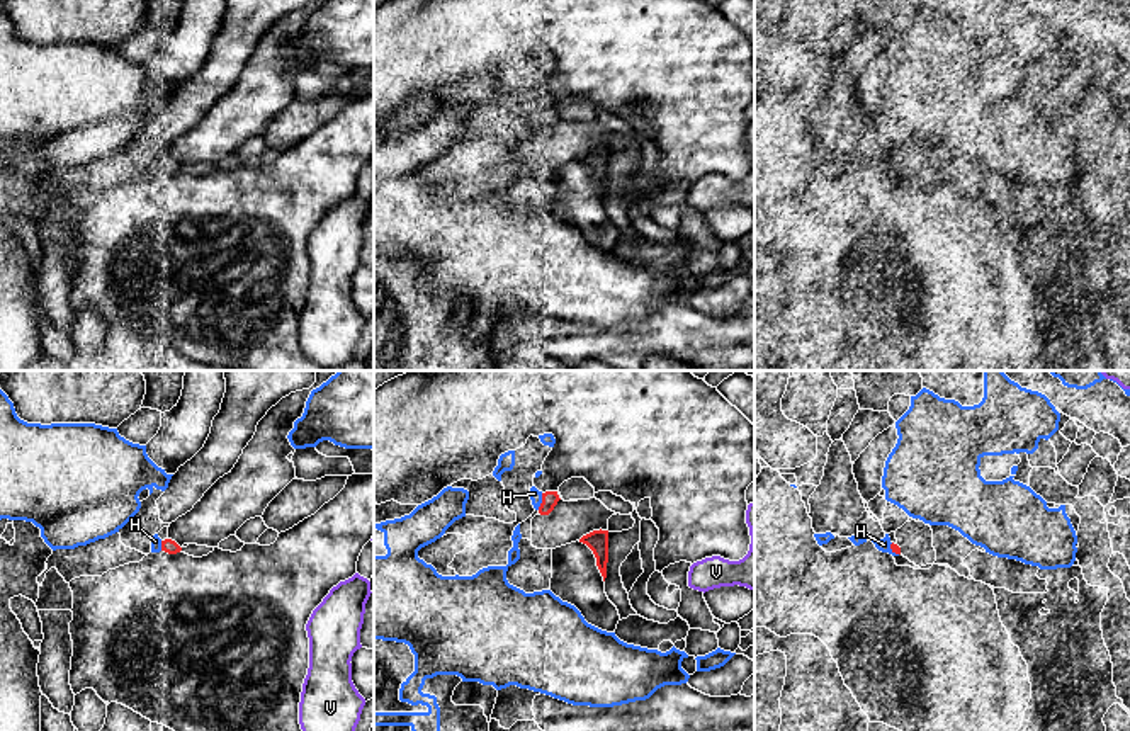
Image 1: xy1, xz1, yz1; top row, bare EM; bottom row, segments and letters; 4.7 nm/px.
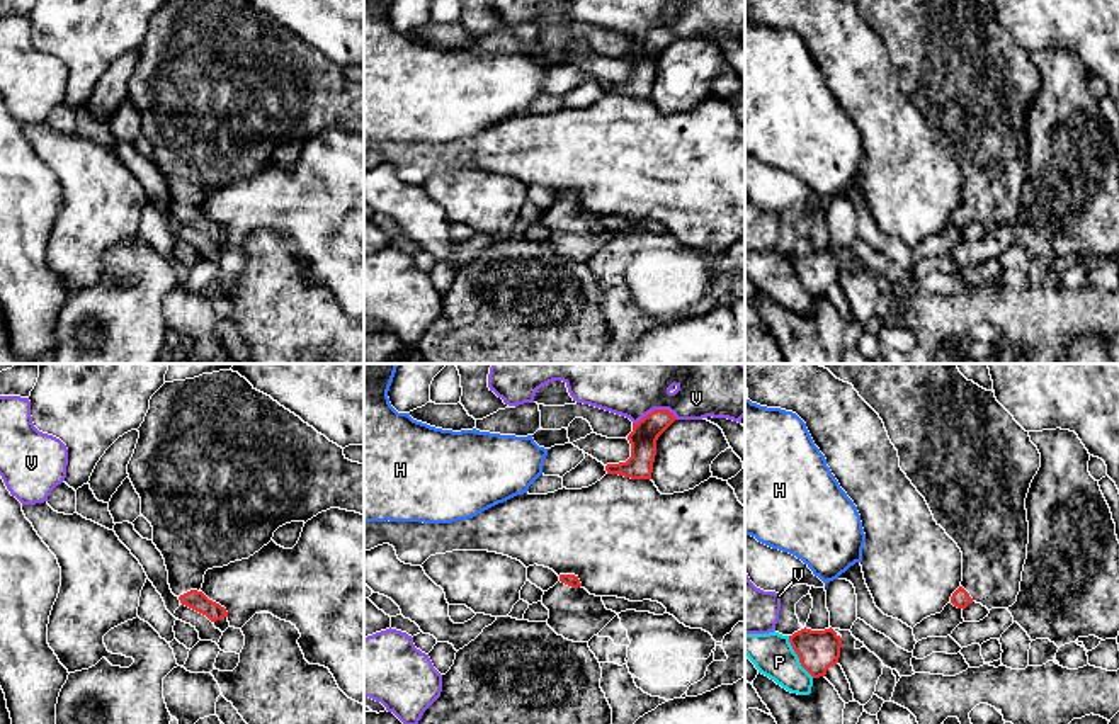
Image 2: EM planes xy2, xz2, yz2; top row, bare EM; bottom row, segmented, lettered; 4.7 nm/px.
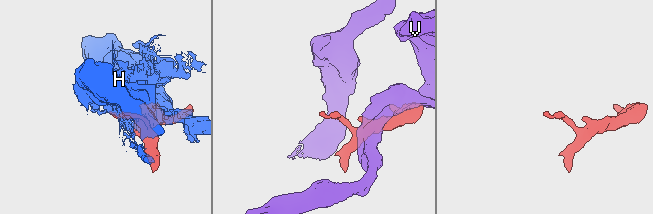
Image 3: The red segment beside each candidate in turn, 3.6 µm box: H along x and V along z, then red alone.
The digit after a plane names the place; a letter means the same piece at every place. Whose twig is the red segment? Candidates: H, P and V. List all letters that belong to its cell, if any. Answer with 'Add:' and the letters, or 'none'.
Add: none

